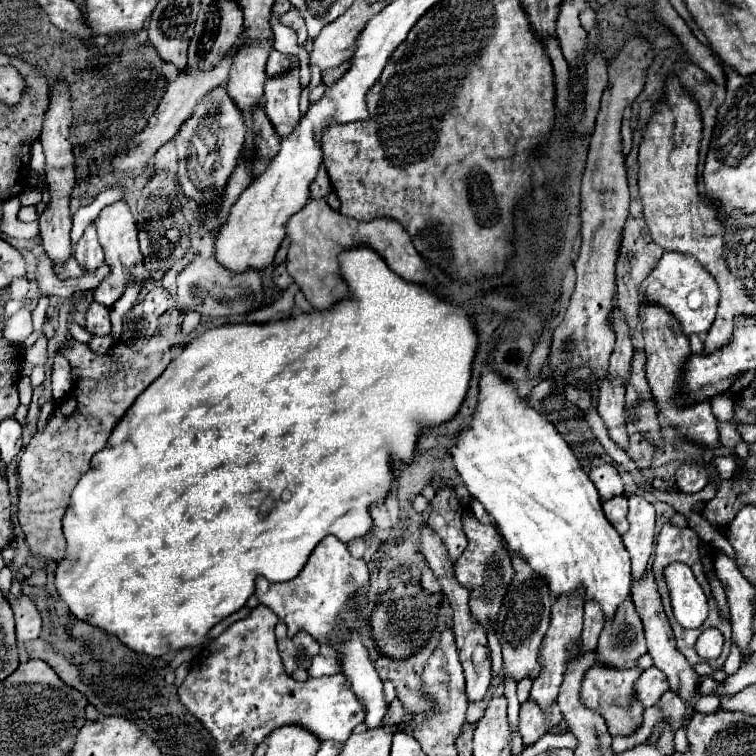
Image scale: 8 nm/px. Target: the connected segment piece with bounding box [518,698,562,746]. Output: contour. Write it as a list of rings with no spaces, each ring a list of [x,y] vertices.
[[[530,698],[524,704],[520,704],[518,732],[524,740],[524,746],[532,746],[540,736],[548,734],[548,730],[558,726],[560,722],[562,712],[558,710],[558,704],[554,704],[554,710],[550,710],[550,714],[542,714],[542,710],[538,710],[538,706],[530,702]]]

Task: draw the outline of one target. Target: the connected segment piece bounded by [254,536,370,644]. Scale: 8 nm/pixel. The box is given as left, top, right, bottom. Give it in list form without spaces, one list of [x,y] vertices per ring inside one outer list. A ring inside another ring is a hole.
[[[326,536],[312,556],[308,558],[304,570],[286,584],[274,584],[266,578],[256,578],[256,598],[260,604],[270,608],[286,626],[288,636],[294,636],[298,632],[308,632],[312,638],[328,640],[332,644],[332,636],[340,608],[352,598],[356,600],[360,594],[366,594],[368,588],[368,566],[364,560],[354,558],[346,544],[334,536]]]

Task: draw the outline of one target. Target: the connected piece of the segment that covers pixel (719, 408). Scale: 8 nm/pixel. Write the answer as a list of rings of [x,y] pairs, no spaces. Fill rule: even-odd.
[[[728,394],[714,396],[710,404],[712,404],[712,412],[718,418],[718,422],[734,422],[734,400]]]

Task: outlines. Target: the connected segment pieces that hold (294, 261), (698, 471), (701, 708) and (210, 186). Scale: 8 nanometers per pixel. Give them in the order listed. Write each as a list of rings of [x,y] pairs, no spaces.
[[[308,200],[308,204],[290,218],[290,222],[286,226],[286,236],[290,238],[286,268],[314,310],[328,310],[336,302],[350,296],[350,290],[340,274],[338,256],[340,256],[340,252],[356,248],[356,246],[368,246],[374,252],[378,252],[384,258],[384,262],[388,264],[388,268],[408,282],[422,284],[422,286],[438,284],[434,274],[426,268],[426,262],[422,260],[422,256],[416,252],[406,230],[390,218],[358,222],[354,218],[346,218],[340,212],[332,210],[326,204],[326,200]]]
[[[682,464],[676,470],[676,484],[686,494],[696,494],[708,484],[708,470],[706,466],[698,464]]]
[[[705,697],[705,699],[699,699],[697,703],[697,711],[708,714],[715,712],[720,707],[720,698]]]
[[[224,86],[214,88],[210,94],[206,94],[200,100],[192,118],[184,122],[178,134],[174,136],[178,156],[180,156],[178,180],[180,180],[182,192],[190,200],[194,200],[196,204],[220,202],[226,182],[230,180],[234,166],[238,164],[240,150],[244,146],[244,136],[246,136],[244,116],[238,110],[238,106],[234,106]]]

